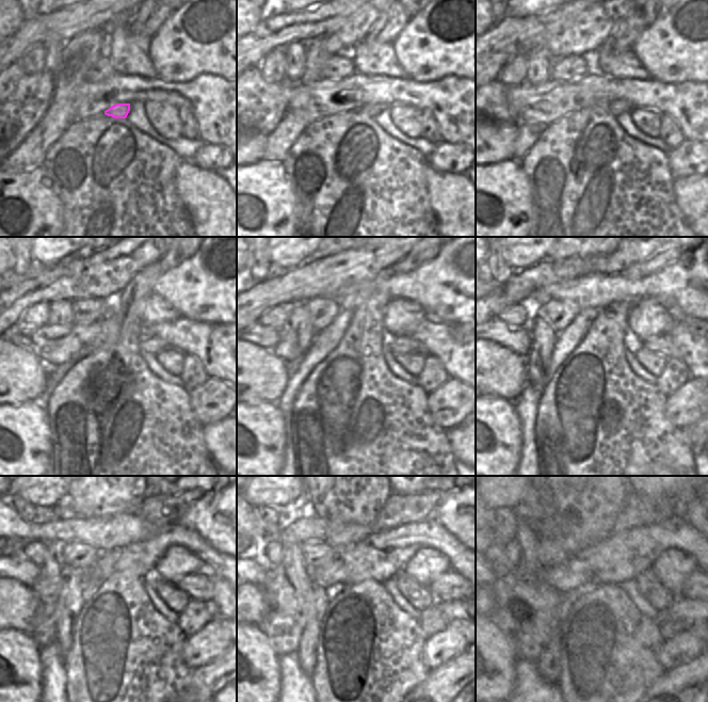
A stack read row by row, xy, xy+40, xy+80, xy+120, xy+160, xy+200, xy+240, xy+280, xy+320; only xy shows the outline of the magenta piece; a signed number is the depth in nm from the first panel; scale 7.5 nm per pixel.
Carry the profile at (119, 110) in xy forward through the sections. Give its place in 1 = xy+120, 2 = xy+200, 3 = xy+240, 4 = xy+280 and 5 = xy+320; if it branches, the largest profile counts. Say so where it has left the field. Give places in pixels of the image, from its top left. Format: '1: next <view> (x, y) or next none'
1: next xy+120 (148, 344)
2: next xy+200 (663, 345)
3: next xy+240 (199, 586)
4: next xy+280 (450, 586)
5: next xy+320 (692, 588)

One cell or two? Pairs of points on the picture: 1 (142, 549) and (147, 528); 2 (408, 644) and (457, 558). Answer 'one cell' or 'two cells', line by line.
1: two cells
2: two cells

